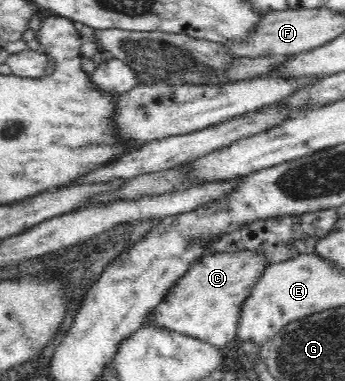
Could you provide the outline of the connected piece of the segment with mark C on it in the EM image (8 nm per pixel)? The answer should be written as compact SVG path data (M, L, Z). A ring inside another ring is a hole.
M244 249L231 253L206 254L170 288L164 300L154 308L152 321L159 328L192 336L224 351L237 336L242 302L250 296L268 264L262 251Z

